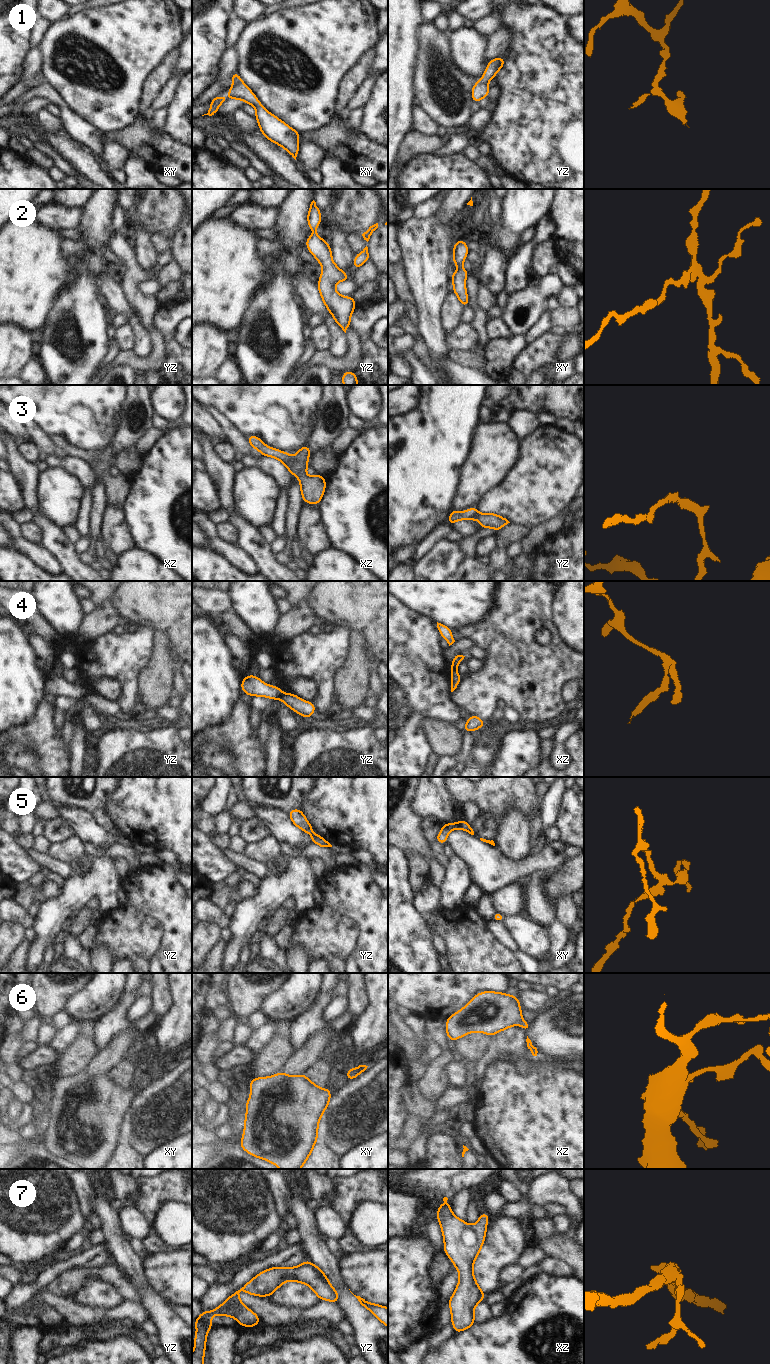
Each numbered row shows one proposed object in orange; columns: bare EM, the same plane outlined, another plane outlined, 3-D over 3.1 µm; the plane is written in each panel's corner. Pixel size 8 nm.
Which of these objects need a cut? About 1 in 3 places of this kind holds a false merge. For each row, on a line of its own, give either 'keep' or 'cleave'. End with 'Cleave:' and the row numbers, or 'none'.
1: cleave
2: keep
3: keep
4: cleave
5: keep
6: keep
7: keep
Cleave: 1, 4

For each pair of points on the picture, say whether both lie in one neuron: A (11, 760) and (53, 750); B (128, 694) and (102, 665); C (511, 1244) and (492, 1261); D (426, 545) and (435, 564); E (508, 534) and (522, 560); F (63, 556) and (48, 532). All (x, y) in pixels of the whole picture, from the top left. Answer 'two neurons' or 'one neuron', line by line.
A: one neuron
B: one neuron
C: one neuron
D: two neurons
E: two neurons
F: one neuron

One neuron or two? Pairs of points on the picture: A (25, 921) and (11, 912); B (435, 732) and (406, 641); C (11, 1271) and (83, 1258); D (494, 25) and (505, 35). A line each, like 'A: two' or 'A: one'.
A: one
B: two
C: two
D: two

